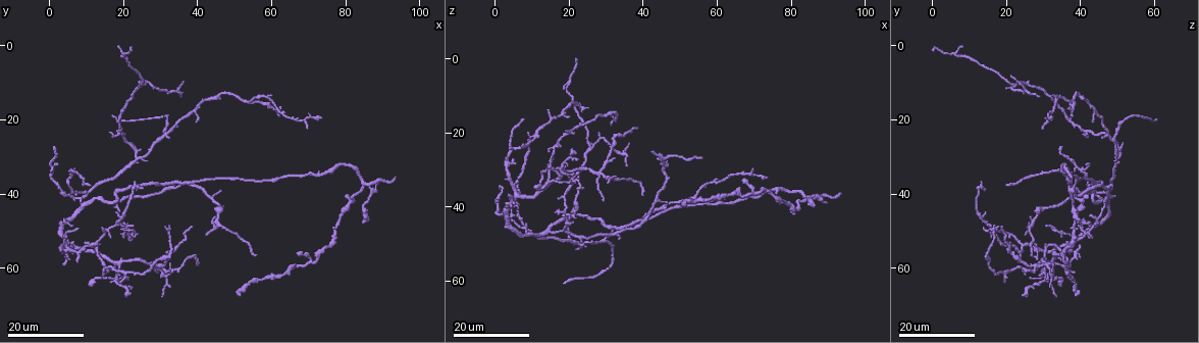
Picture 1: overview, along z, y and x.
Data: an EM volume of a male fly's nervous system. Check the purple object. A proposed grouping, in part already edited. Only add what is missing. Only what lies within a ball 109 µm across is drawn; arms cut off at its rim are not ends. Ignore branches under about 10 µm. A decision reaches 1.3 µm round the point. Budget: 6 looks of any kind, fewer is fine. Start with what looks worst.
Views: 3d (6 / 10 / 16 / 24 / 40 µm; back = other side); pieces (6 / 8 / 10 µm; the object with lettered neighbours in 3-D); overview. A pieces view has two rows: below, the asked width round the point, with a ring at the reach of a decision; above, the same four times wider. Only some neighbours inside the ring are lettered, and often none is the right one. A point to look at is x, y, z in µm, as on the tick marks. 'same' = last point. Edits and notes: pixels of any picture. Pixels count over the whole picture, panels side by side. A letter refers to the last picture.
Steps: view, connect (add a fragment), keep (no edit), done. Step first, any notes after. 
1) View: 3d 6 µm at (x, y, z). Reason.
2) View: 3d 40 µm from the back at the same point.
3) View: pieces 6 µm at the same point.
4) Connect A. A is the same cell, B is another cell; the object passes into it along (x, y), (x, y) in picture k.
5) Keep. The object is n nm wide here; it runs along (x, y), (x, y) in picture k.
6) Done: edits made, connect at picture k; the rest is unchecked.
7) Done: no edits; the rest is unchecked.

View: 3d 16 µm at (51.5, 66.5, 39.0). An open end.

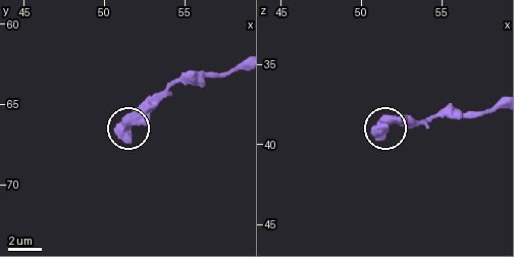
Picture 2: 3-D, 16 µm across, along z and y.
View: pieces 6 µm at (50.8, 66.7, 39.3). What lies round it.

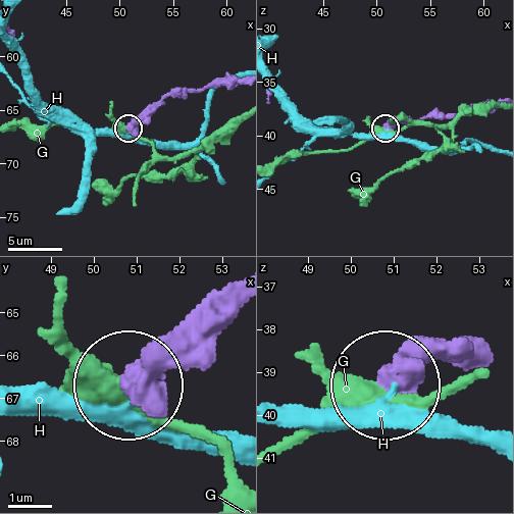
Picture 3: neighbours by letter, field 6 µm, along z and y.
Keep. G and H are other cells; it runs along (441, 357), (390, 387) in picture 3; none of them fits.

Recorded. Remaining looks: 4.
View: 3d 24 µm at (10.5, 38.0, 20.0). Long arm stops here.

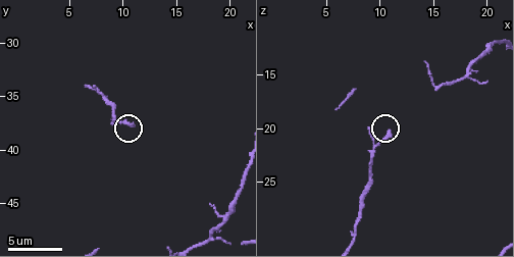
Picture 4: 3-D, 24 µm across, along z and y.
View: pieces 10 µm at (10.8, 37.6, 20.4).

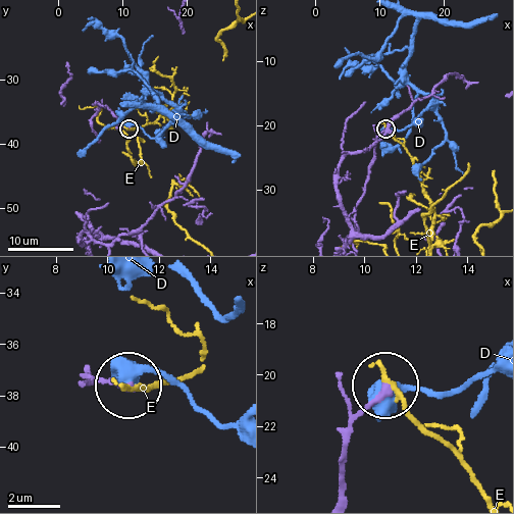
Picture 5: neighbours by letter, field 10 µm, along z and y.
Keep. D and E are other cells; it runs along (341, 493), (341, 453), (350, 426), (384, 390) in picture 5; none of them fits.

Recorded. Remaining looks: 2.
View: 3d 24 µm at (8.0, 42.0, 45.0). An open end.

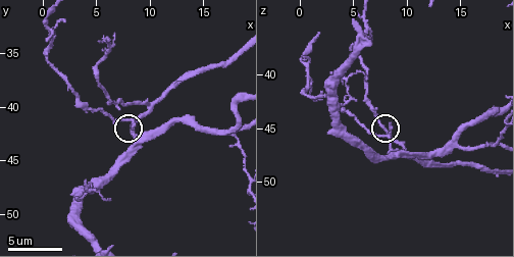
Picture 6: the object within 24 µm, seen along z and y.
View: pieces 8 µm at (8.2, 41.8, 44.8). What lies round it.

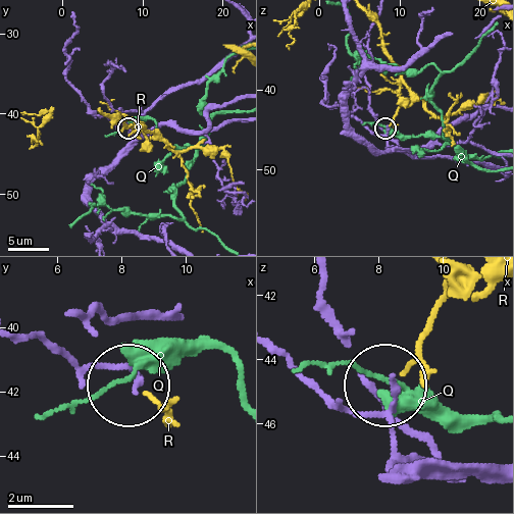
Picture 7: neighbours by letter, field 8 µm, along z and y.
Keep. Q and R are other cells; none of them fits.

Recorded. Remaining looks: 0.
Done: no edits; the rest is unchecked.

